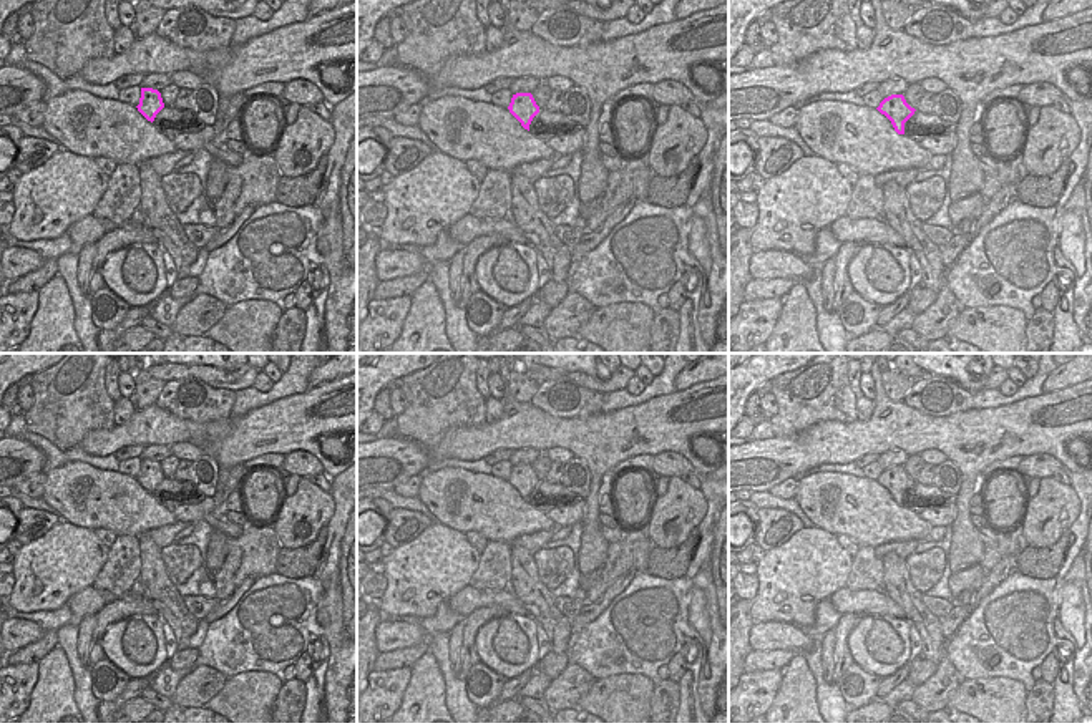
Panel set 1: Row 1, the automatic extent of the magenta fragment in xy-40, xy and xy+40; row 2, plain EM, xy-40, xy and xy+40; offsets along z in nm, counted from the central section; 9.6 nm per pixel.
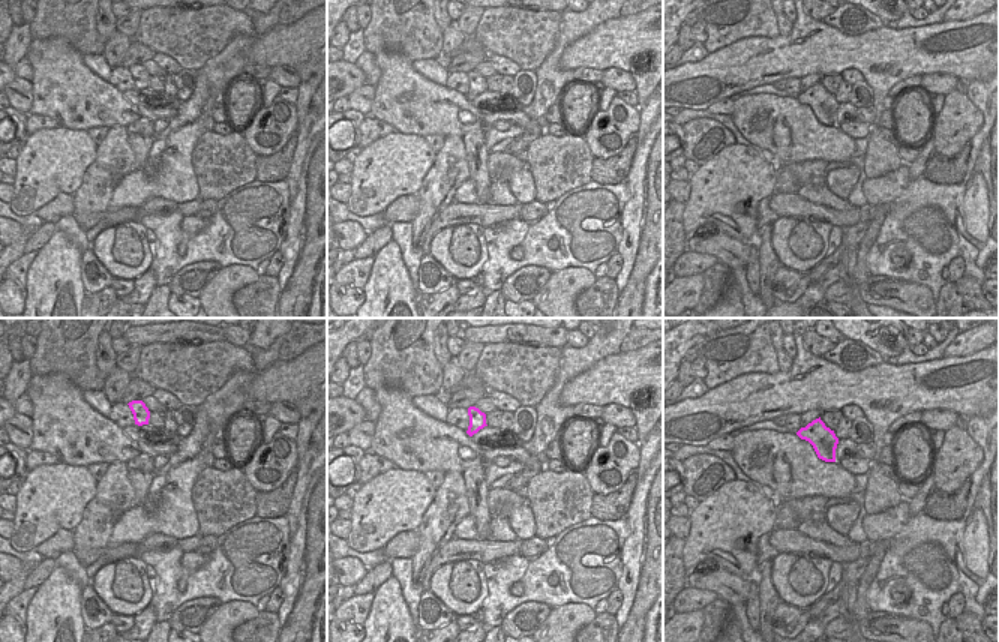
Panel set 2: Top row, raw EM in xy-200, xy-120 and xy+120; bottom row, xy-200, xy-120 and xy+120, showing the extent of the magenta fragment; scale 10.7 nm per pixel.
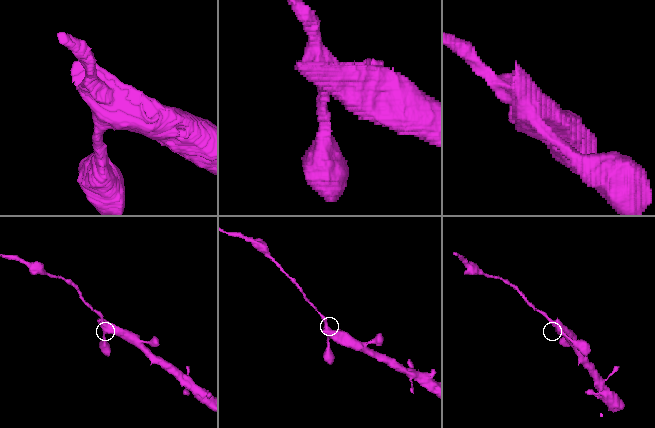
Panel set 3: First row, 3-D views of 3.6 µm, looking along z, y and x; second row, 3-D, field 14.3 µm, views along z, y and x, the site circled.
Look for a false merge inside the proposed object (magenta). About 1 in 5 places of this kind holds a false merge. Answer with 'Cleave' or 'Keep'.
Cleave

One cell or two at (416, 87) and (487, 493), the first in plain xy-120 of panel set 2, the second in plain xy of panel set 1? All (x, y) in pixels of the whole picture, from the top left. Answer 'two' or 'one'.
one

